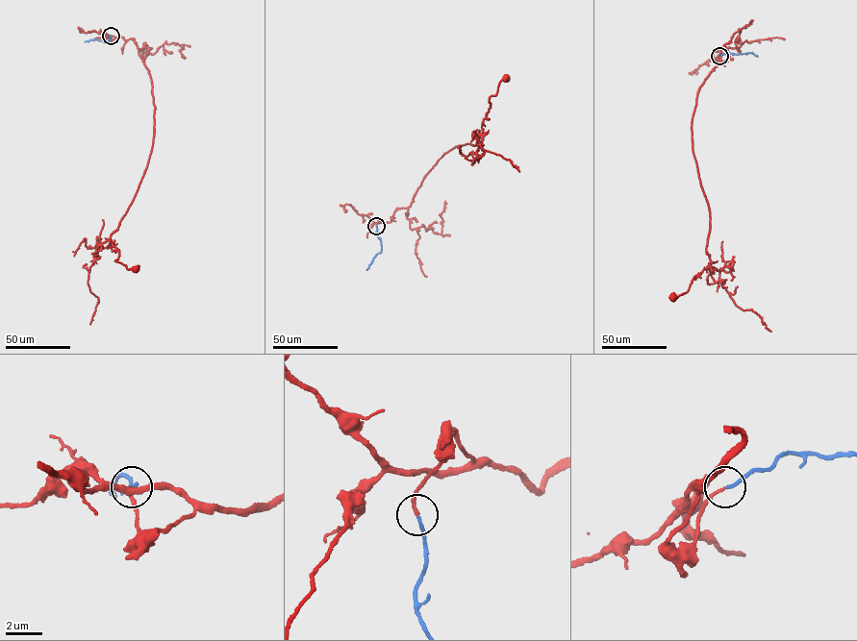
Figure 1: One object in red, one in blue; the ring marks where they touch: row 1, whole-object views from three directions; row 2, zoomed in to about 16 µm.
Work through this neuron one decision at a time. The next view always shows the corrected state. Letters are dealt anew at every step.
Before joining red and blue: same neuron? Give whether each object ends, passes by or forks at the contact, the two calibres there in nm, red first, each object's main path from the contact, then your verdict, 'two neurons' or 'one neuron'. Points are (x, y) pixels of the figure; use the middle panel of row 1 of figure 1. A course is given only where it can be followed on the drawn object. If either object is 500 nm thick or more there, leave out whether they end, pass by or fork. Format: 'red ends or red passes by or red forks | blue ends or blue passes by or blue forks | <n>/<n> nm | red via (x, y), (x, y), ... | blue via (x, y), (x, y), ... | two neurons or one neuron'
red ends | blue ends | 170/170 nm | red via (376, 226), (410, 205), (445, 153), (457, 145), (477, 144), (490, 97), (505, 79) | blue via (376, 226), (381, 252), (366, 269) | one neuron

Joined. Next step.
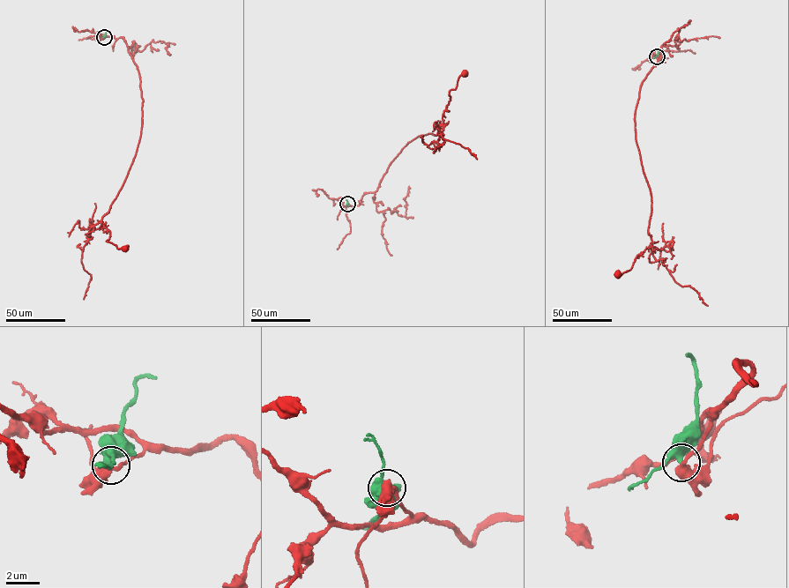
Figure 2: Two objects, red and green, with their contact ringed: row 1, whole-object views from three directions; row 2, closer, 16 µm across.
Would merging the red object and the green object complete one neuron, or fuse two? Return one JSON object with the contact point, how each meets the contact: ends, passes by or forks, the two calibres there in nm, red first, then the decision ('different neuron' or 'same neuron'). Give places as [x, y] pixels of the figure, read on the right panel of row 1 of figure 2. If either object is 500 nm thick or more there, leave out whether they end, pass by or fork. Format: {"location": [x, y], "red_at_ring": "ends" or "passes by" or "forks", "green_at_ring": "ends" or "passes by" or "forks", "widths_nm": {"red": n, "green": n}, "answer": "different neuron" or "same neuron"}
{"location": [657, 56], "red_at_ring": "passes by", "green_at_ring": "passes by", "widths_nm": {"red": 440, "green": 400}, "answer": "different neuron"}

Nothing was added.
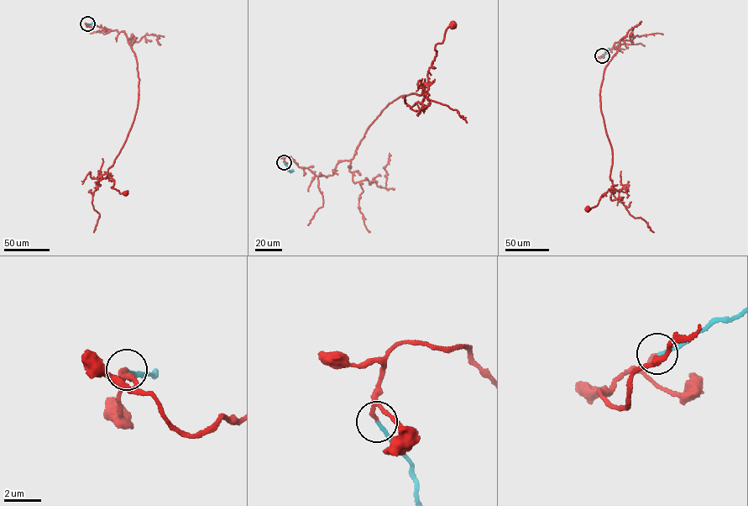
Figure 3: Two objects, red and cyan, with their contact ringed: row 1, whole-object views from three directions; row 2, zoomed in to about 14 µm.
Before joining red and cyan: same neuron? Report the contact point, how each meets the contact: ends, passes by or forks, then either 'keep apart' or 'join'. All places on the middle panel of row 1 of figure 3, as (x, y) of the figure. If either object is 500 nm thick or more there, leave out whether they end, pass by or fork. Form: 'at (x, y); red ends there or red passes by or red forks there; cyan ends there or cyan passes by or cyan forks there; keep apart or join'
at (284, 162); red ends there; cyan ends there; join

